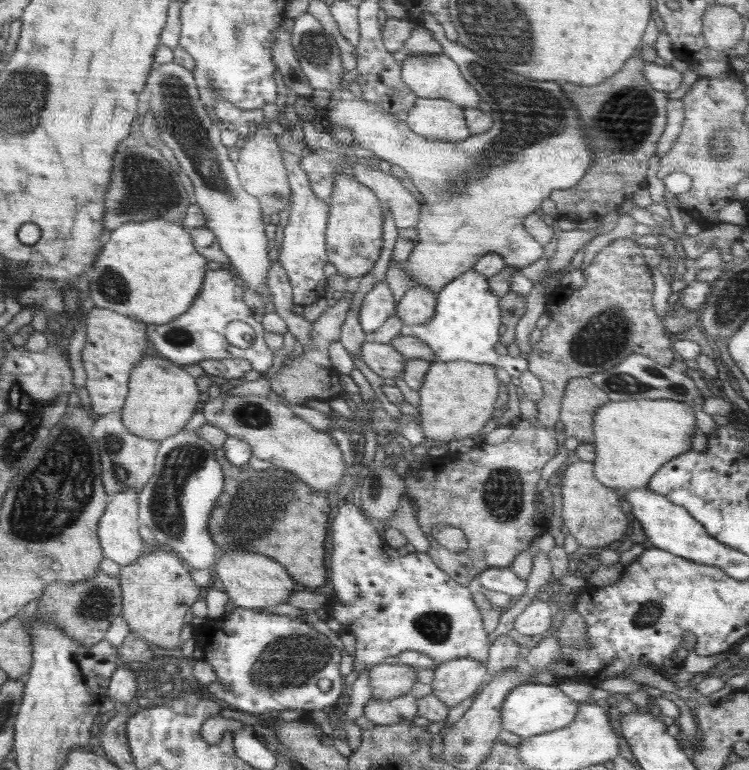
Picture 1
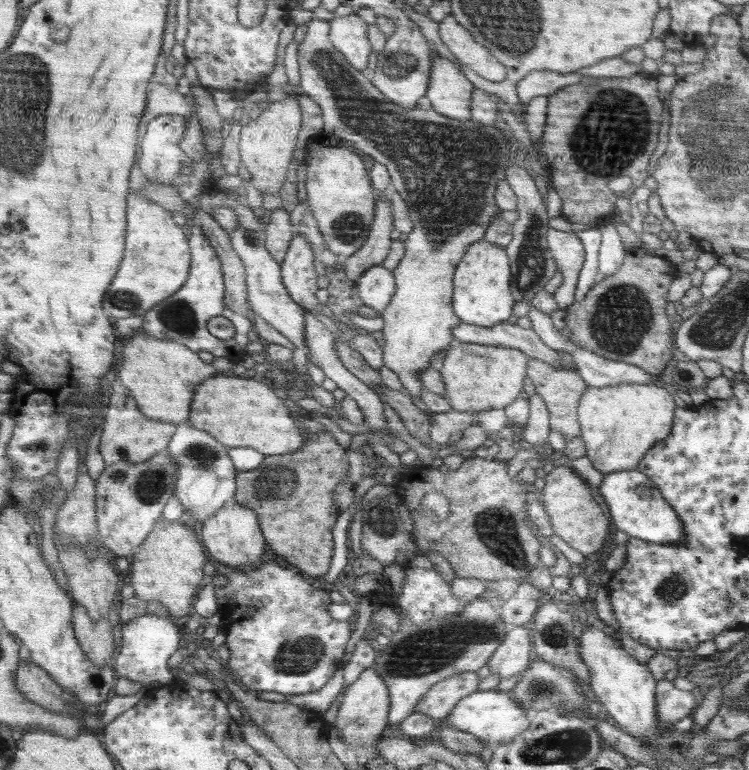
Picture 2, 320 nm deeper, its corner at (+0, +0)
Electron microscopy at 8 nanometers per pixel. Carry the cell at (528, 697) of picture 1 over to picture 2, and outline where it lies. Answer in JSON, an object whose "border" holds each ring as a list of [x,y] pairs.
{"border":[[[496,688],[488,691],[480,690],[464,697],[451,714],[437,721],[435,730],[429,736],[438,735],[442,728],[451,726],[473,734],[485,744],[496,746],[508,742],[516,735],[524,732],[530,726],[530,718],[526,709],[520,707],[519,702],[512,699],[506,692],[498,691]]]}

